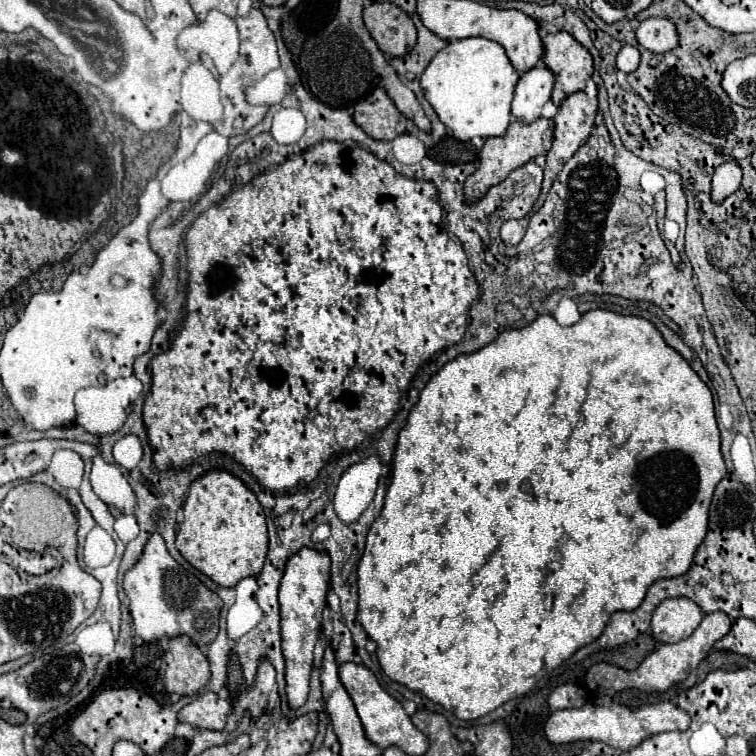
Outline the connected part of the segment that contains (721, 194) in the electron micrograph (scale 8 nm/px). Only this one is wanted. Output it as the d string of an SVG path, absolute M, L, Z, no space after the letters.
M729 160L725 164L721 164L711 180L711 200L715 204L723 202L727 196L731 196L733 192L737 192L741 184L741 168L737 166L735 160Z

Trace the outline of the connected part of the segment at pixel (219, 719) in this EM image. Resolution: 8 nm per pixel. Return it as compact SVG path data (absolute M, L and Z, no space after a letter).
M205 692L197 696L191 704L181 708L179 722L191 724L193 728L205 730L223 730L227 716L231 714L231 702L221 700L215 692Z

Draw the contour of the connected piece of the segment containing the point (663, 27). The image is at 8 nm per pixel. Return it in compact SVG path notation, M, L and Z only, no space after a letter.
M647 18L635 30L637 42L653 54L669 52L679 44L675 24L665 18Z

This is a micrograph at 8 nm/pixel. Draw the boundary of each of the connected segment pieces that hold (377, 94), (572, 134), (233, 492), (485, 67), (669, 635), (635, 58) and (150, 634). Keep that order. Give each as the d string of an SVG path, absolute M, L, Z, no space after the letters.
M375 88L365 100L355 104L353 120L373 140L393 140L405 132L407 118L391 104L383 88Z
M575 92L571 96L567 96L561 104L559 104L559 112L553 118L555 130L553 130L553 146L547 152L547 164L545 164L545 178L543 178L543 188L541 188L541 196L537 200L537 208L543 204L555 176L559 174L559 170L565 166L565 162L577 152L579 146L583 146L595 126L595 116L597 116L597 100L589 100L585 96L585 92Z
M217 470L191 484L183 506L183 522L177 532L177 550L191 566L219 586L237 586L239 580L261 572L267 544L263 506L239 478Z
M465 38L449 42L425 68L421 88L439 120L459 140L497 138L507 132L511 122L511 100L519 74L507 60L503 46L485 38Z
M687 598L663 600L651 616L651 634L657 642L675 644L699 626L703 614L701 608Z
M625 44L625 46L619 50L615 64L617 64L617 68L619 68L621 72L625 72L625 74L635 72L637 66L639 66L639 50L637 50L635 46Z
M153 534L145 544L139 562L125 574L123 590L129 598L129 612L135 624L135 634L143 642L161 638L187 636L195 646L211 644L219 632L219 610L223 600L215 596L195 574L185 572L167 552L161 534Z

